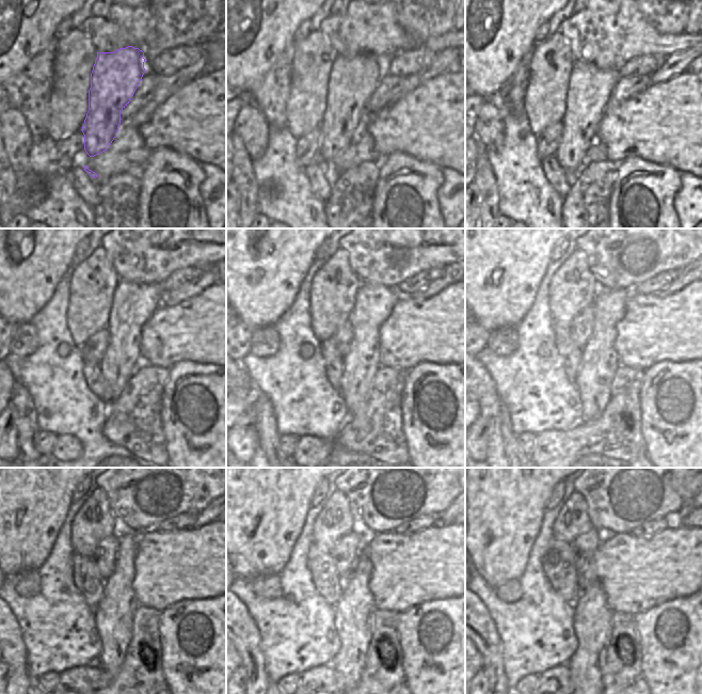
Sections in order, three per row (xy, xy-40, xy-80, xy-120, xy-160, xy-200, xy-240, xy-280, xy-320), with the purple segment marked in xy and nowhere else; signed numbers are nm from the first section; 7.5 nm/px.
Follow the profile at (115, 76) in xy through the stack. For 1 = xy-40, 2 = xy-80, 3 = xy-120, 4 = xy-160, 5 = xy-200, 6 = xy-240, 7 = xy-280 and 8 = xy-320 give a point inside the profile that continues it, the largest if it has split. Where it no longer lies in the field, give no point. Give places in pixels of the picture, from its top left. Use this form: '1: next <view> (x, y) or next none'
1: next xy-40 (352, 81)
2: next xy-80 (590, 88)
3: next xy-120 (123, 357)
4: next xy-160 (360, 363)
5: next xy-200 (600, 362)
6: next xy-240 (114, 614)
7: next xy-280 (353, 613)
8: next xy-320 (592, 622)

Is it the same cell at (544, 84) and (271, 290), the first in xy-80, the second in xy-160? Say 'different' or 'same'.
different

